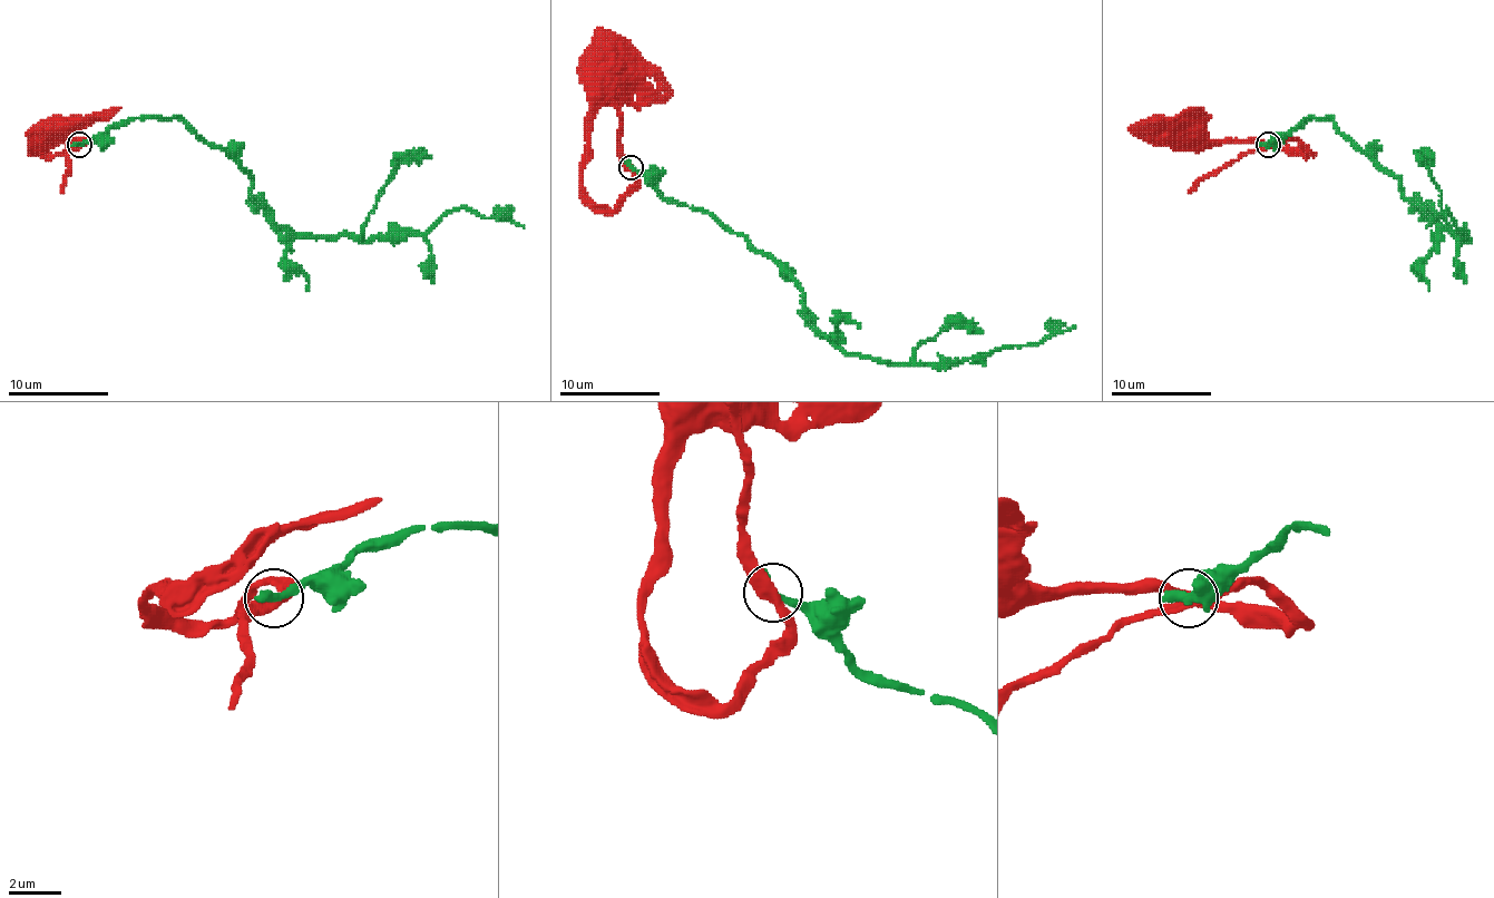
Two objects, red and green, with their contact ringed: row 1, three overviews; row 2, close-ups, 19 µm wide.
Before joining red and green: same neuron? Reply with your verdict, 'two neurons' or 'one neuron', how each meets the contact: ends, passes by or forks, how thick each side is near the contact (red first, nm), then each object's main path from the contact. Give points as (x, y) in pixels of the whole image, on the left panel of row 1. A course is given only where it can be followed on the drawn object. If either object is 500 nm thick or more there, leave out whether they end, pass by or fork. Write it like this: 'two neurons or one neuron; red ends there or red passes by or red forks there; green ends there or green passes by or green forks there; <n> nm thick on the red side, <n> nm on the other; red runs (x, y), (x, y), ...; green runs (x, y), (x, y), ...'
two neurons; red passes by; green ends there; 360 nm thick on the red side, 420 nm on the other; red runs (78, 145), (84, 140), (76, 140), (60, 153), (48, 155), (31, 147), (48, 137); green runs (78, 145), (176, 118), (226, 150), (296, 233), (426, 233), (471, 207), (524, 227)

